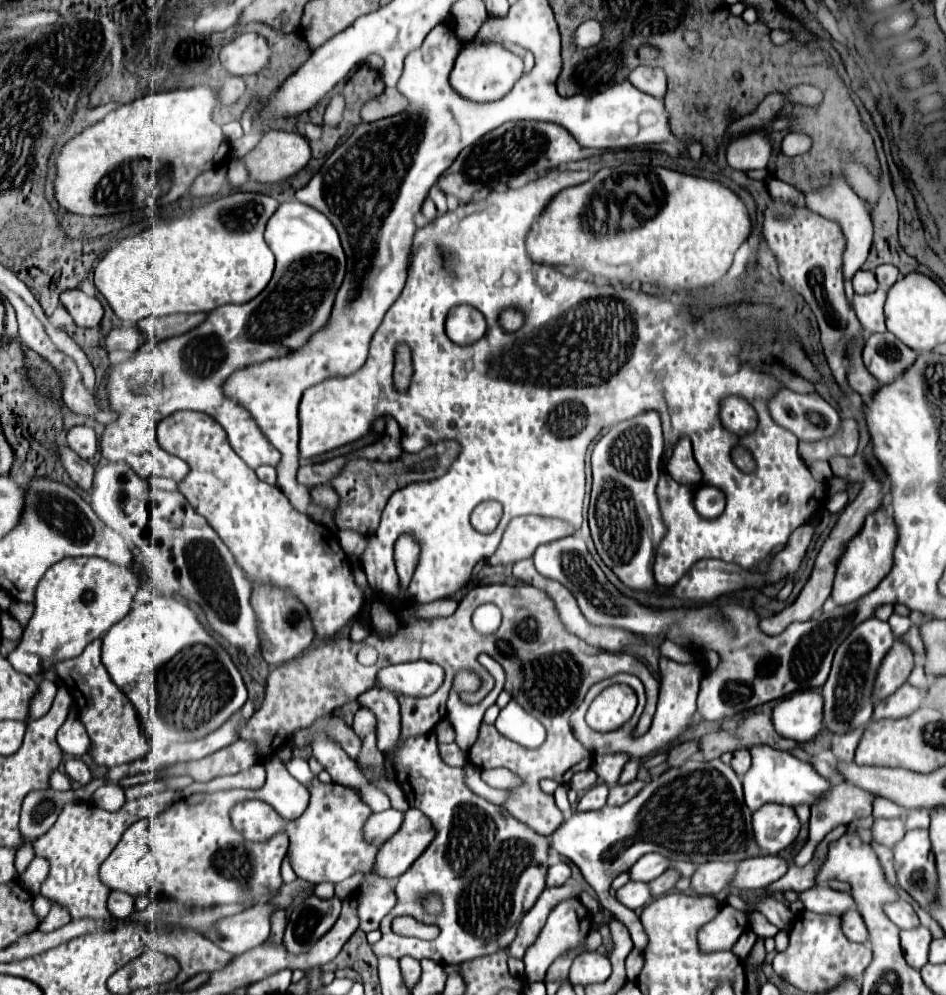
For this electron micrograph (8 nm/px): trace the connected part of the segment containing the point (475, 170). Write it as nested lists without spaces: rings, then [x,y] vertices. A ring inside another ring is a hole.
[[[510,121],[466,147],[446,169],[446,173],[442,173],[438,179],[438,189],[446,195],[454,195],[460,203],[470,203],[472,195],[484,187],[498,189],[500,185],[508,185],[518,175],[528,175],[526,179],[534,179],[538,171],[548,171],[580,159],[582,147],[562,125],[544,121]]]

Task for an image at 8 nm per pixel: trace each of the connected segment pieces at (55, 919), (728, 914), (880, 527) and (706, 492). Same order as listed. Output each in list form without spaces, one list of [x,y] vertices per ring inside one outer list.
[[[52,903],[50,913],[46,915],[46,919],[42,919],[42,923],[40,923],[38,929],[42,929],[42,933],[50,933],[50,931],[60,929],[60,927],[66,925],[66,923],[70,923],[70,915],[68,915],[68,911],[62,909],[60,905],[54,905],[54,903]]]
[[[722,905],[720,913],[698,931],[700,949],[708,951],[708,953],[732,949],[732,945],[738,941],[738,937],[745,930],[744,927],[740,926],[740,923],[746,922],[742,911],[738,911],[730,905]]]
[[[886,507],[870,515],[862,527],[862,533],[858,533],[856,539],[852,539],[846,545],[846,553],[842,555],[842,561],[838,563],[836,579],[834,579],[834,589],[832,589],[832,599],[834,605],[850,605],[864,597],[866,593],[874,591],[878,583],[888,575],[892,569],[892,551],[896,545],[896,525]]]
[[[702,485],[694,495],[696,511],[706,519],[718,517],[724,511],[724,503],[726,503],[724,493],[716,487],[710,487],[710,485]]]

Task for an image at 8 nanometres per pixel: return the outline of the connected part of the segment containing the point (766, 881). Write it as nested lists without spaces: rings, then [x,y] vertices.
[[[760,855],[738,863],[738,877],[734,885],[738,889],[762,889],[784,877],[788,861],[780,855]]]

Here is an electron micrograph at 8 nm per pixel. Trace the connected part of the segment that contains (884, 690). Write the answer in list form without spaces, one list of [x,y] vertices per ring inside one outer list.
[[[896,641],[890,647],[888,655],[884,657],[884,661],[876,673],[876,681],[874,681],[874,689],[872,689],[872,701],[878,703],[882,699],[886,699],[888,695],[892,695],[900,685],[904,685],[912,667],[914,667],[912,651],[902,641]]]

